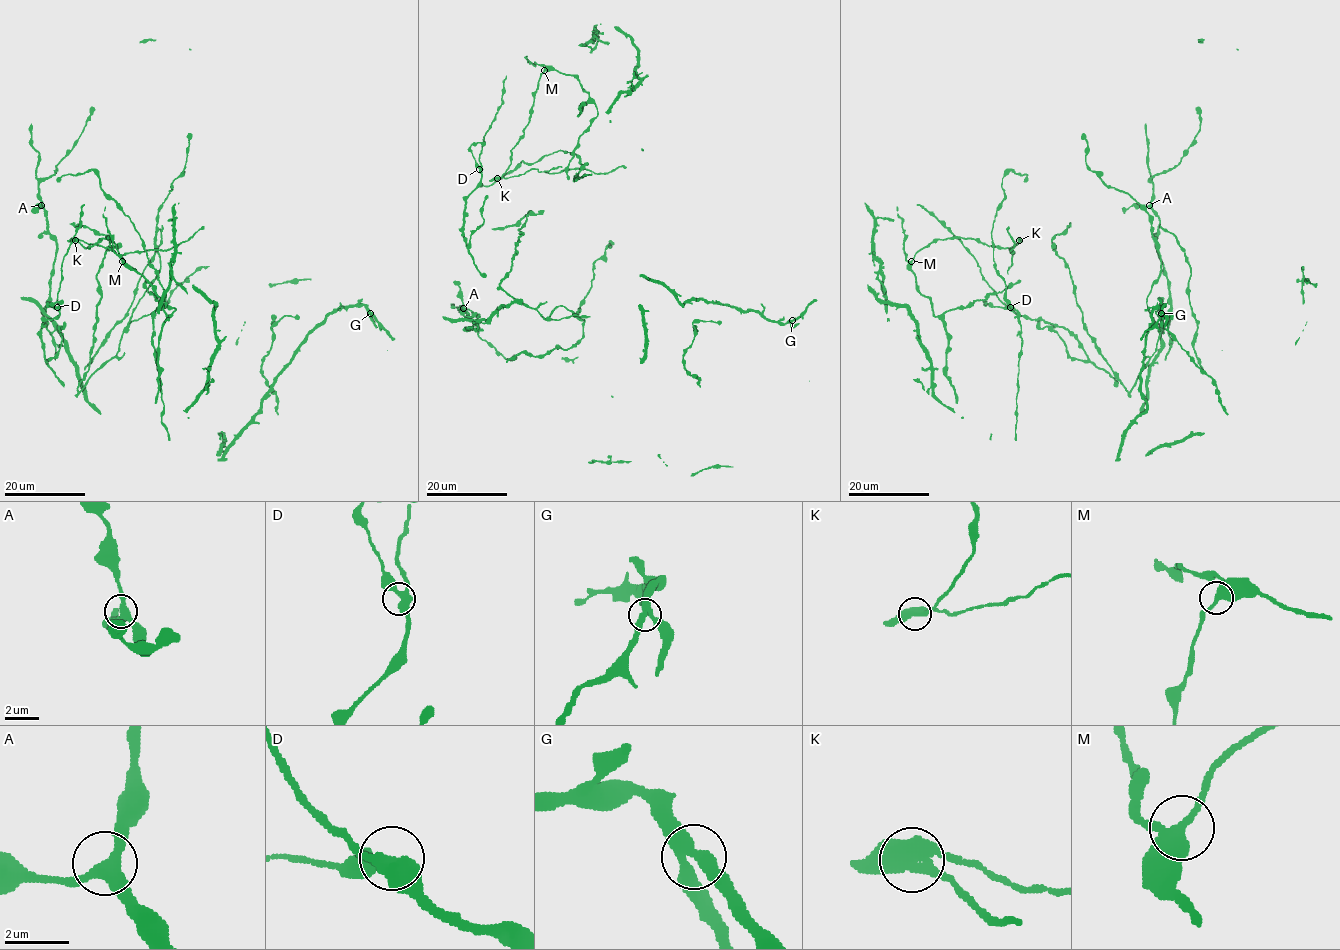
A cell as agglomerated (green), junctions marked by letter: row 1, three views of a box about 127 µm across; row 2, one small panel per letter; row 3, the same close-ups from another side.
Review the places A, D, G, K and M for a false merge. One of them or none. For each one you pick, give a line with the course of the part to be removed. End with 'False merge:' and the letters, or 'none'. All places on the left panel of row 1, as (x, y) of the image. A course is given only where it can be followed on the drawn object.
K: course (74, 240), (96, 244), (124, 255), (166, 250), (188, 240), (203, 226)
False merge: K

